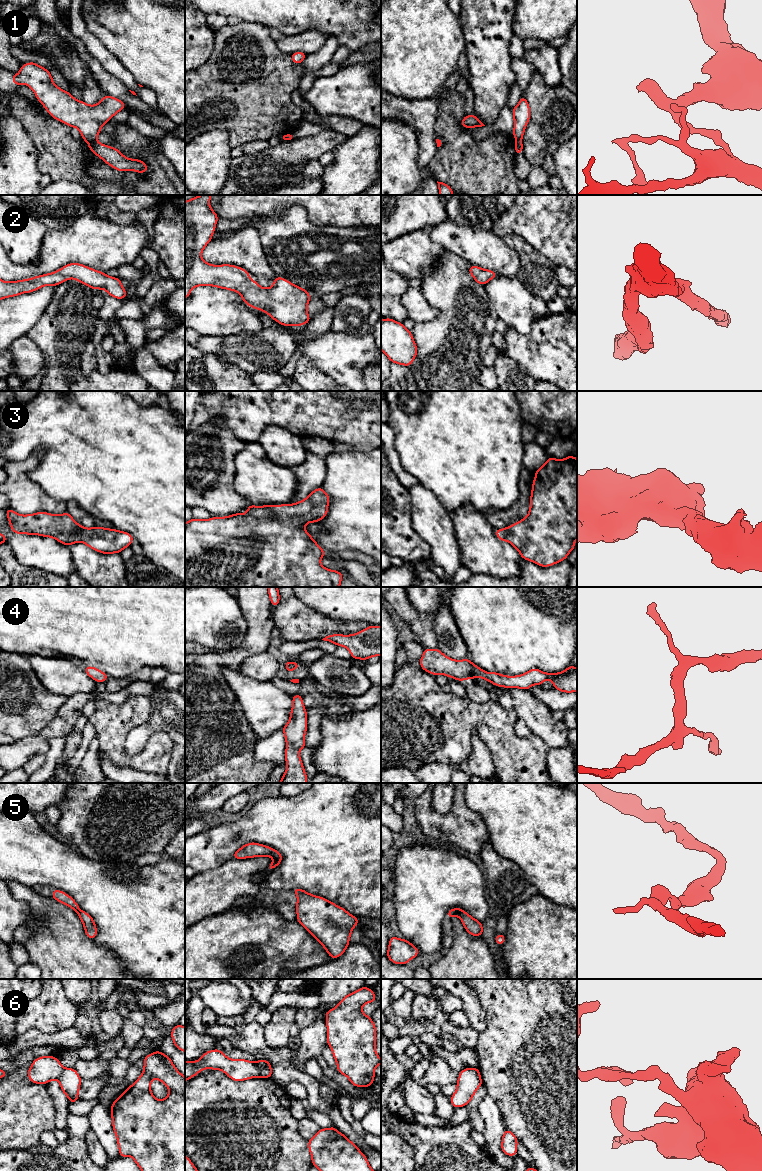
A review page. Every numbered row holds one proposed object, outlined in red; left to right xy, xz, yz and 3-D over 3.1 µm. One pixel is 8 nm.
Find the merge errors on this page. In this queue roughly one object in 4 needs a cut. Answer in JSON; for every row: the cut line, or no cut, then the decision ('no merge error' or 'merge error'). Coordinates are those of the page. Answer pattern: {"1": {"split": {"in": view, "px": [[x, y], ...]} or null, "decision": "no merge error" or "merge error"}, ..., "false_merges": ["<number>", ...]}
{"1": {"split": {"in": "xy", "px": [[96, 140], [89, 143]]}, "decision": "merge error"}, "2": {"split": null, "decision": "no merge error"}, "3": {"split": null, "decision": "no merge error"}, "4": {"split": null, "decision": "no merge error"}, "5": {"split": {"in": "xz", "px": [[274, 850], [272, 855]]}, "decision": "merge error"}, "6": {"split": {"in": "xz", "px": [[254, 1062], [260, 1076]]}, "decision": "merge error"}, "false_merges": ["1", "5", "6"]}

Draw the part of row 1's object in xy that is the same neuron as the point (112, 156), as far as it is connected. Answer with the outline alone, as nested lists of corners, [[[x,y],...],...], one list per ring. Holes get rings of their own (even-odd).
[[[97,140],[90,142],[88,148],[117,171],[132,170],[138,173],[145,173],[148,170],[148,166],[143,161],[126,158],[117,148],[101,144]]]

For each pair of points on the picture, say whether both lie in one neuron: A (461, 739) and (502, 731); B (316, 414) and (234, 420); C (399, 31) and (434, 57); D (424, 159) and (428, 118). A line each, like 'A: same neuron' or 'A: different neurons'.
A: same neuron
B: same neuron
C: same neuron
D: same neuron

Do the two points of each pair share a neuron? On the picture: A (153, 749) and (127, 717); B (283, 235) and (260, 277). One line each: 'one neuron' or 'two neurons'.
A: one neuron
B: two neurons

